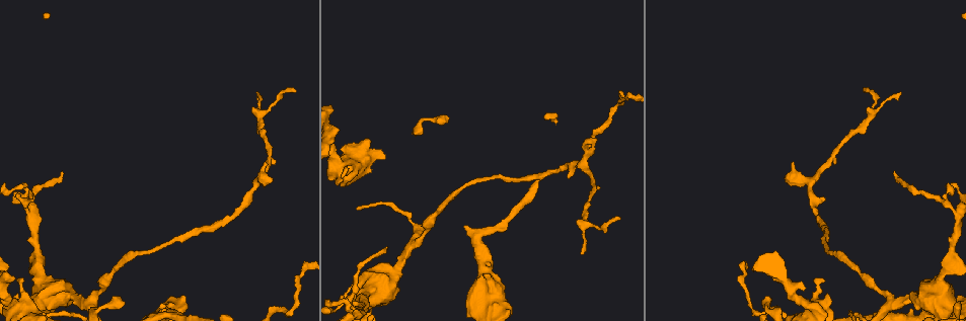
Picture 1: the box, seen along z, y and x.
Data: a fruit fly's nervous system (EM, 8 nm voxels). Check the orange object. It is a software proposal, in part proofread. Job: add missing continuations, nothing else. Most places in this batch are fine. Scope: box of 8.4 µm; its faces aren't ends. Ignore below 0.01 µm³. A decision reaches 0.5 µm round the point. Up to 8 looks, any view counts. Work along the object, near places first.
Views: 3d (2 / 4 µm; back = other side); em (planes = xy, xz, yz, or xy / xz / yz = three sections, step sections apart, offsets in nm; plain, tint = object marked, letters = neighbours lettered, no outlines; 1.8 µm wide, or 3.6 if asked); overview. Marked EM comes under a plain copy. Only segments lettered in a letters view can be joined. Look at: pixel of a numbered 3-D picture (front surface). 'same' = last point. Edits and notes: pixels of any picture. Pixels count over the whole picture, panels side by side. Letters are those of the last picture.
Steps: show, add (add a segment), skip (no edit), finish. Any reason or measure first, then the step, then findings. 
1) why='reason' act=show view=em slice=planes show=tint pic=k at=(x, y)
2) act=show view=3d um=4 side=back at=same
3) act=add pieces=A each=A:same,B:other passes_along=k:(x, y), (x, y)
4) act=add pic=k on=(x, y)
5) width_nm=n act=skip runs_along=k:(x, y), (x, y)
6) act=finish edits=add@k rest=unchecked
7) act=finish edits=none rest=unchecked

act=show view=3d um=4 side=back pic=1 at=(294, 92)

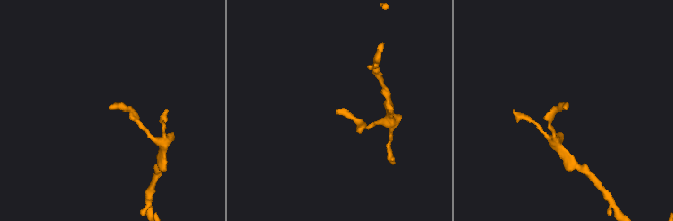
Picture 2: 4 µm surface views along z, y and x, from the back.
why='need the tissue' act=show view=em slice=yz step=16 show=tint pic=2 at=(110, 108)

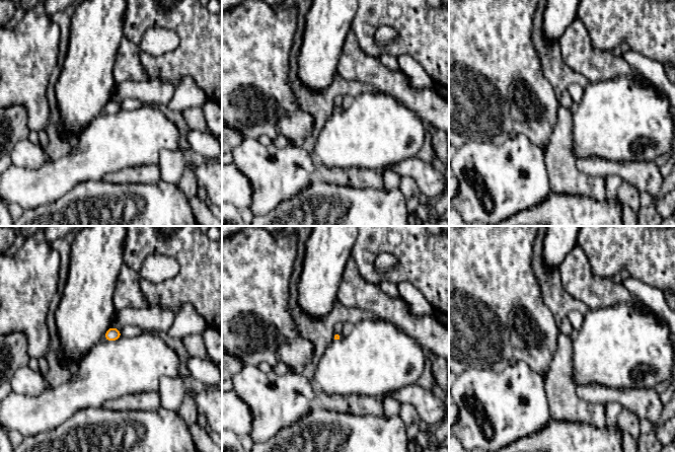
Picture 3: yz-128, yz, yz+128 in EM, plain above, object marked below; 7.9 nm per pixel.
why='cut it another way' act=show view=em slice=planes show=letters at=same

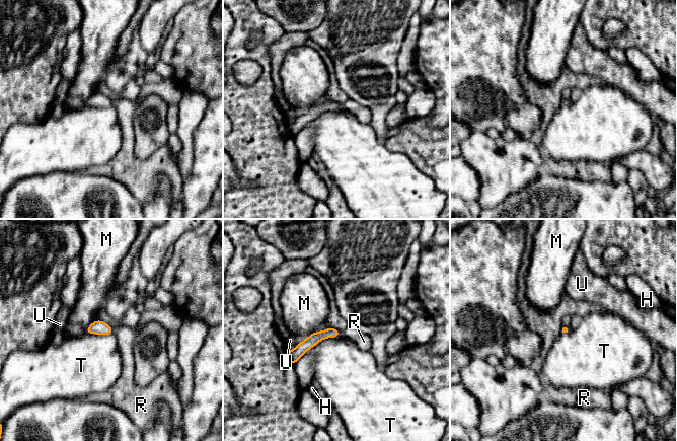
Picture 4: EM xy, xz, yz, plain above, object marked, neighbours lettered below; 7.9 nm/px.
longest_contact=T:340nm act=skip each=H:other,M:other,R:other,T:other,U:other border=4:(341, 334), (322, 339), (304, 353) found='no lettered segment goes on from it'

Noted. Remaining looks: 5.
why='thin end' act=show view=3d um=4 pic=1 at=(764, 303)

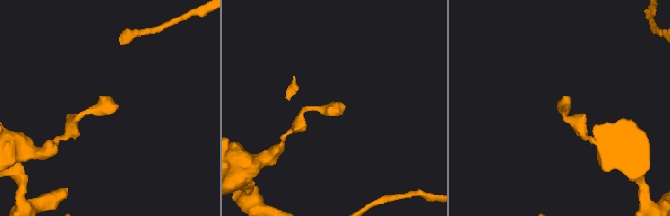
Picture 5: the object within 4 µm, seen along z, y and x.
why='need the tissue' act=show view=em slice=xy step=4 show=letters pic=5 at=(117, 104)

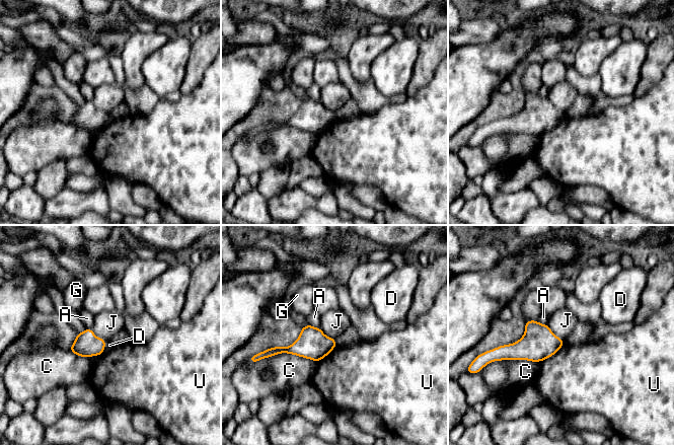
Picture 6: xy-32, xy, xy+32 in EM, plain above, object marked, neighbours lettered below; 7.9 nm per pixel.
longest_contact=C:400nm act=skip each=A:other,C:other,D:other,G:other,J:other,U:other border=6:(546, 324), (564, 341) found='no lettered segment goes on from it'

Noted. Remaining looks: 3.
why='thin end' act=show view=em slice=yz step=8 show=letters pic=1 at=(386, 248)

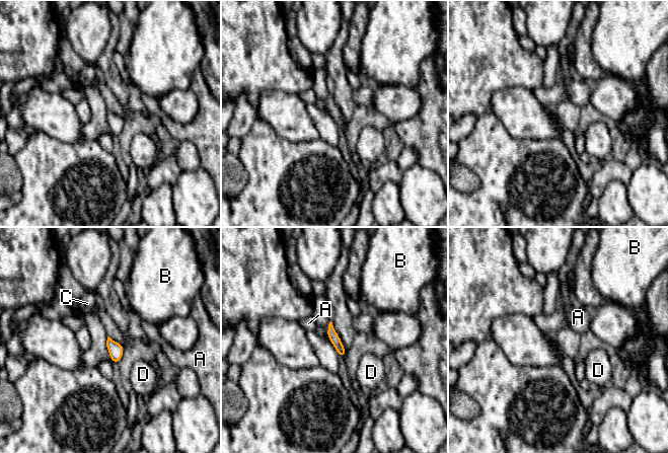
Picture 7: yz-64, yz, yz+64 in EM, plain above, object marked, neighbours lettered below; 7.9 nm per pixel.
why='another direction' act=show view=em slice=planes show=letters at=same

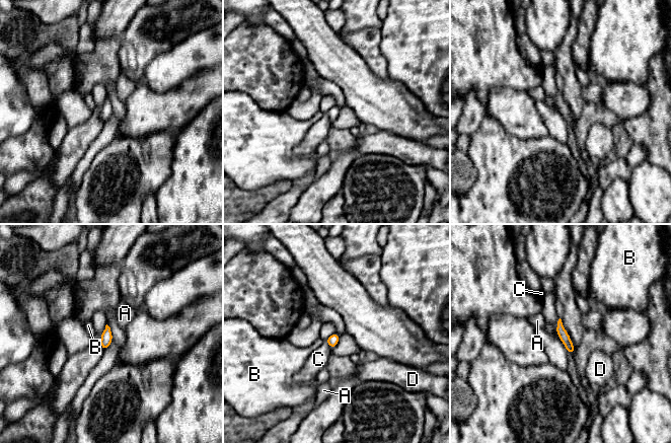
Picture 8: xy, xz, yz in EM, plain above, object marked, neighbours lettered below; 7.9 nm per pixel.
longest_contact=C:100nm act=skip each=A:other,B:other,C:other,D:other border=8:(106, 323), (101, 334) found='no lettered segment goes on from it'

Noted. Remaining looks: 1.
act=finish edits=none rest=unchecked

